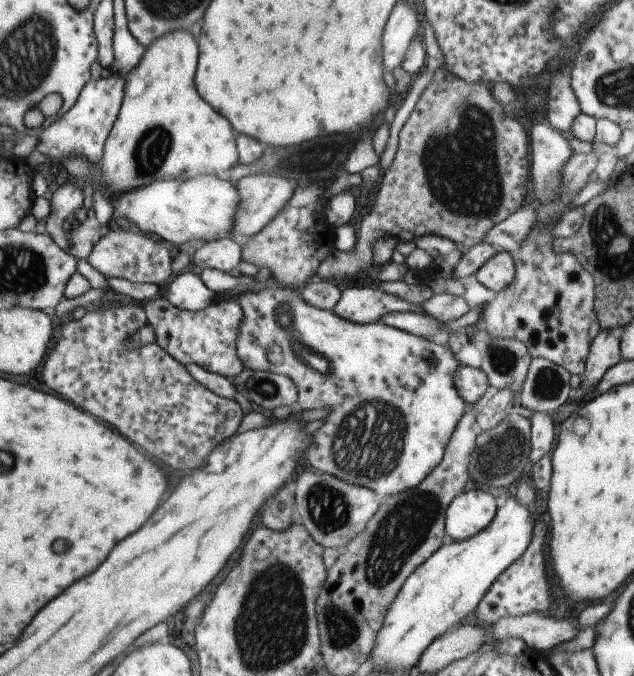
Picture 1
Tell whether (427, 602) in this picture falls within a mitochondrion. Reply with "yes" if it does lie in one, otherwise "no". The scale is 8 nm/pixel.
no

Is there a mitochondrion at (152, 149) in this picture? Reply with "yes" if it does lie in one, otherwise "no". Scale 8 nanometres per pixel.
yes

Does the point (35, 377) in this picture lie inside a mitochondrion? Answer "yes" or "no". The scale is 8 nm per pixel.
no

